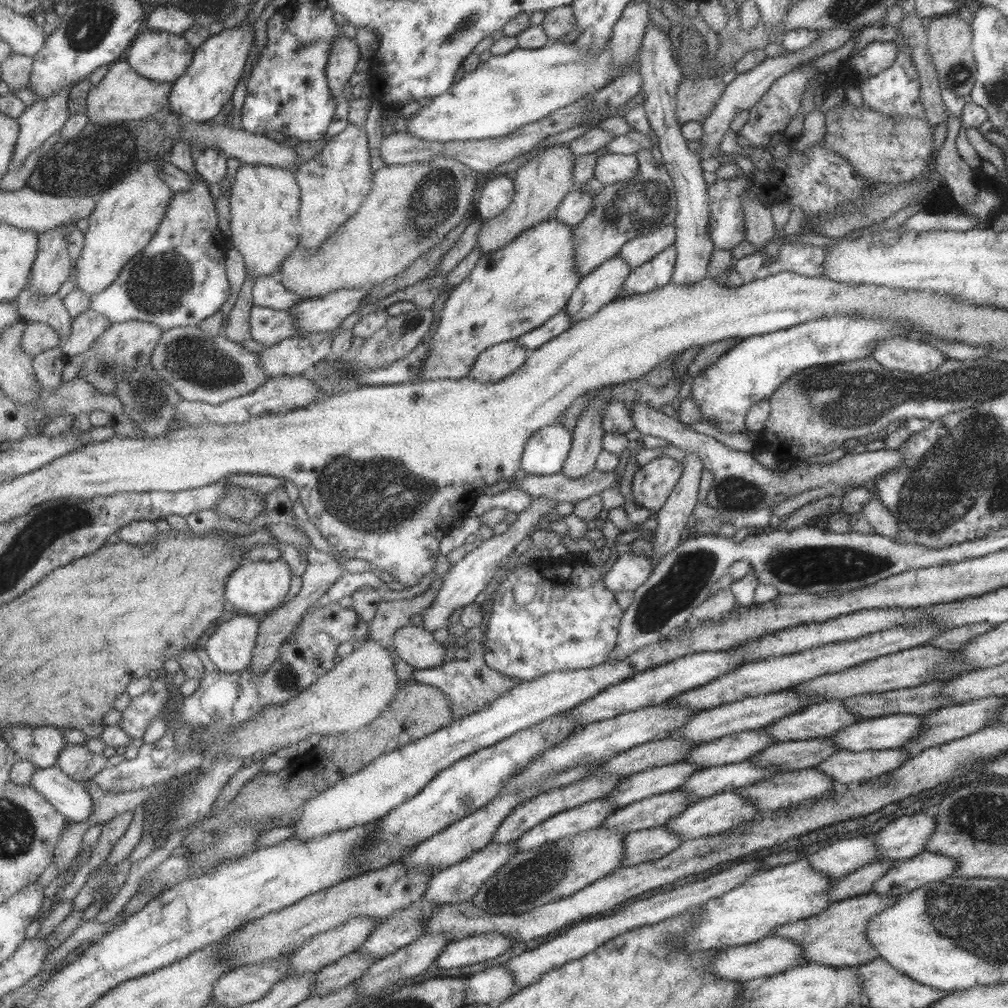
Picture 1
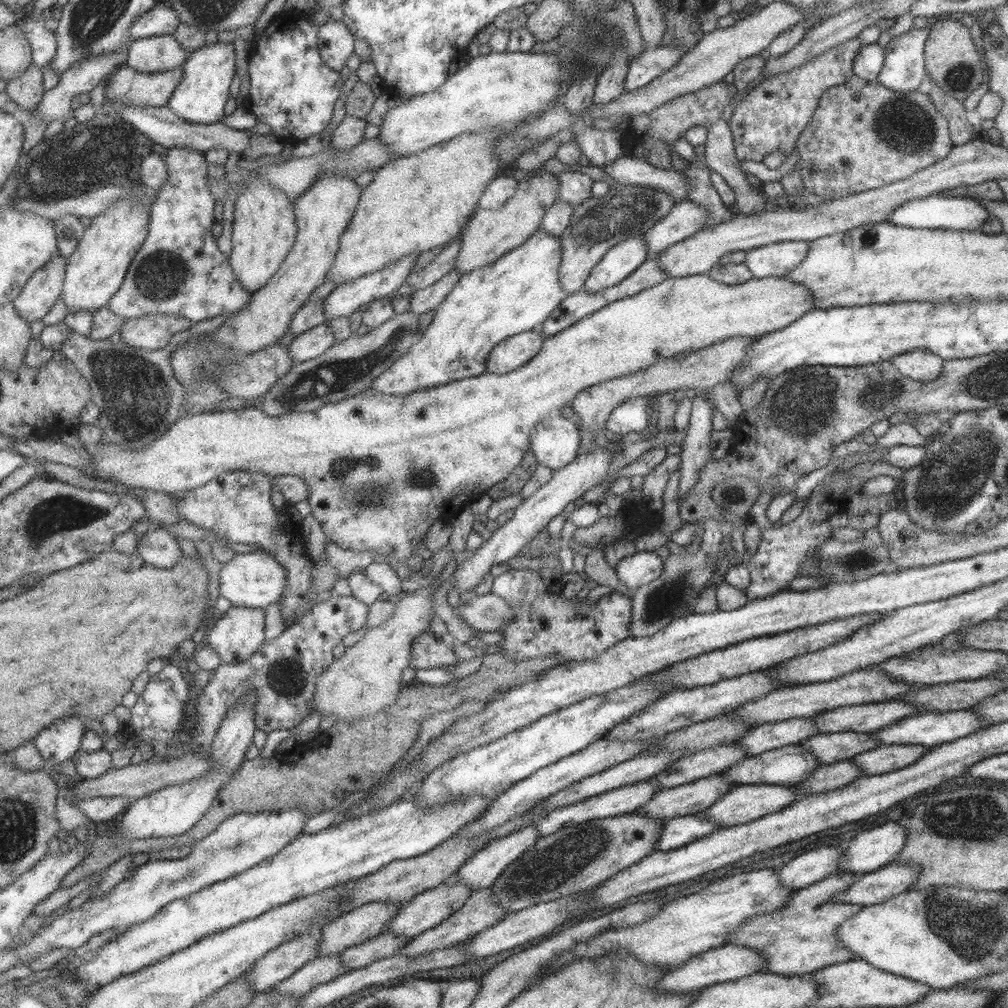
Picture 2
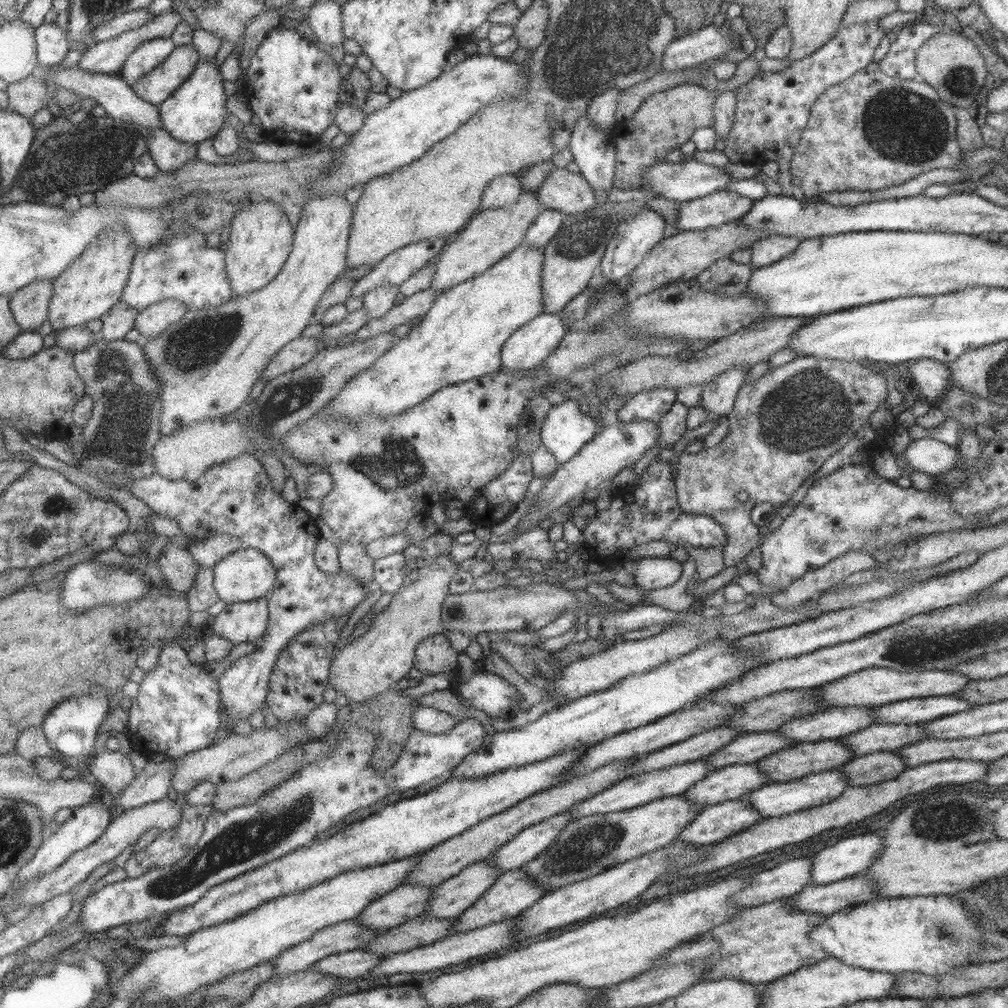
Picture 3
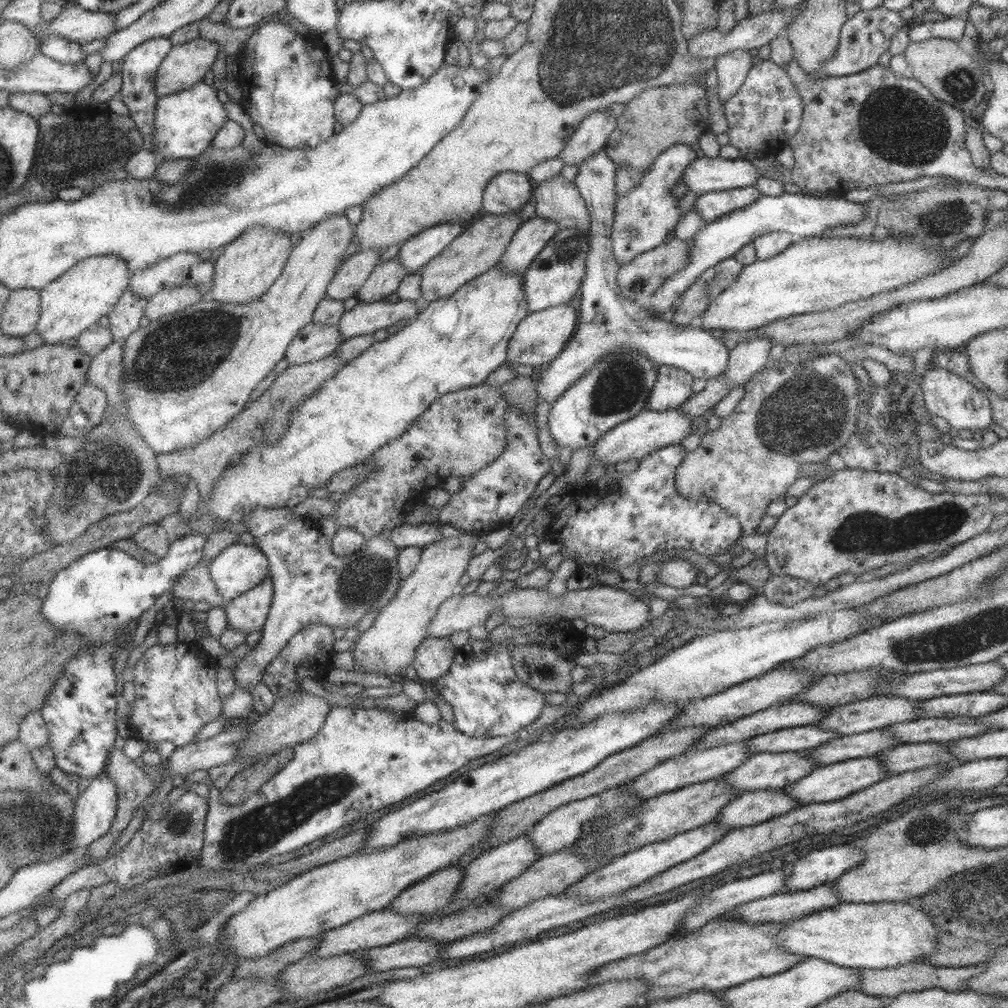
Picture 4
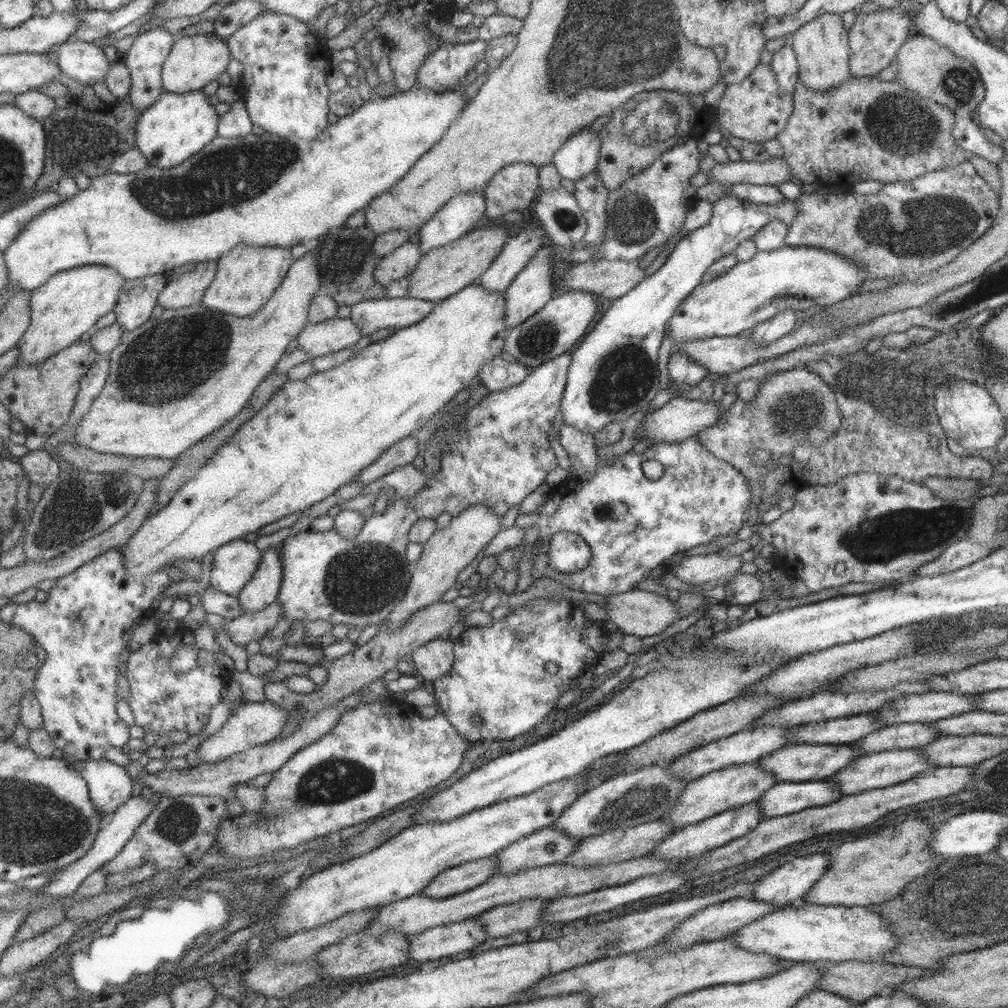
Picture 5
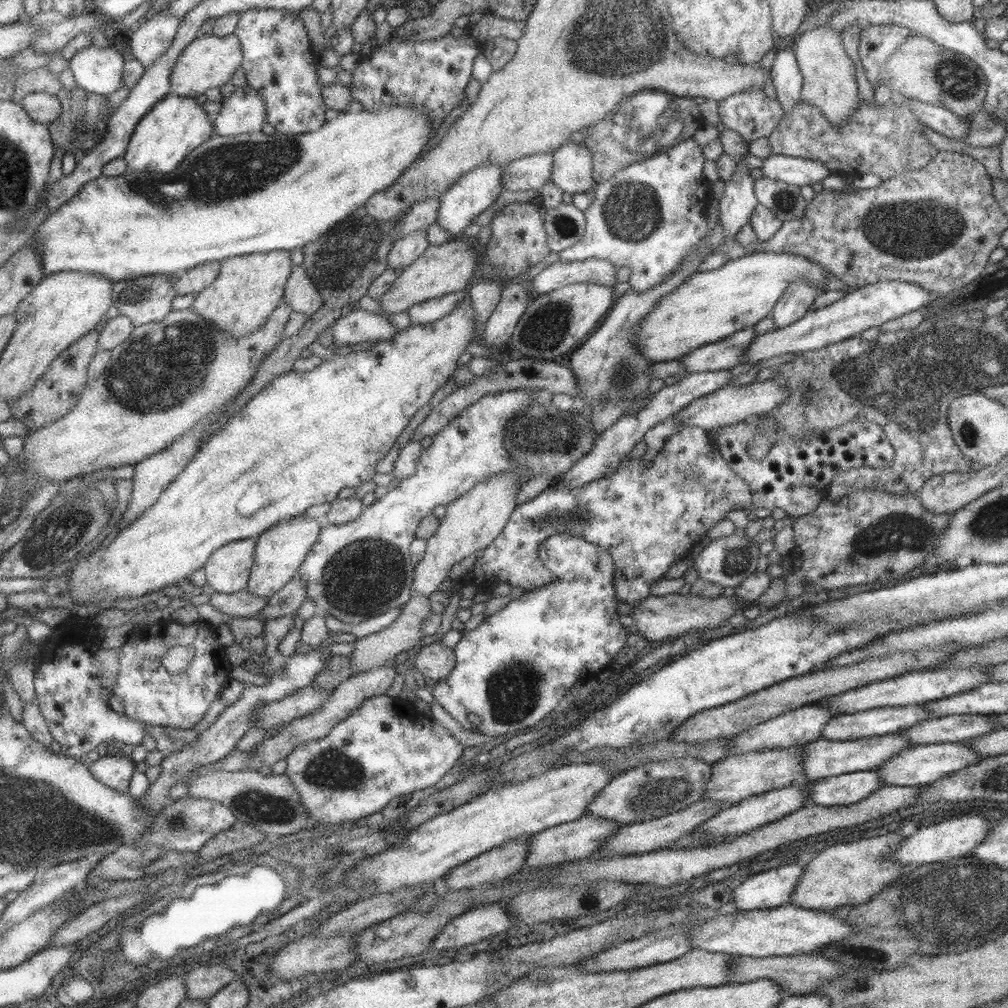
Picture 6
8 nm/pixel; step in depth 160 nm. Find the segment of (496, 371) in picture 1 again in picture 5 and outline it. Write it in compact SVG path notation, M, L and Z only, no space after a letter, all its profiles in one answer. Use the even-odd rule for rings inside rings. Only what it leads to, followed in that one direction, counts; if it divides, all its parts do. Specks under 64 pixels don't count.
M571 290L555 295L543 305L543 308L506 333L505 352L509 353L517 363L528 368L537 367L565 352L571 353L579 343L579 338L587 332L589 322L598 312L595 298L591 295L592 293L587 291Z

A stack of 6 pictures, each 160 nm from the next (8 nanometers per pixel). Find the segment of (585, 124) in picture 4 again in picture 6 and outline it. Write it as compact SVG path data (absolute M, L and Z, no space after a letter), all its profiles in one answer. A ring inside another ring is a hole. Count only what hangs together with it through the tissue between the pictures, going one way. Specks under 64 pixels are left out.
M583 142L560 145L553 151L551 178L555 186L562 192L574 195L585 192L595 184L592 179L593 161L583 146Z

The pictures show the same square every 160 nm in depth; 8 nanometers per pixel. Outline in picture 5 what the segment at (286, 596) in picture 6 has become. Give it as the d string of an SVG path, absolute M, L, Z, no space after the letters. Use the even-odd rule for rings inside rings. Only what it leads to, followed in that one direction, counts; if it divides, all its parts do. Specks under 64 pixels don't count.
M276 599L261 612L245 612L228 622L225 627L227 635L239 646L245 646L251 640L259 641L281 620L281 611Z

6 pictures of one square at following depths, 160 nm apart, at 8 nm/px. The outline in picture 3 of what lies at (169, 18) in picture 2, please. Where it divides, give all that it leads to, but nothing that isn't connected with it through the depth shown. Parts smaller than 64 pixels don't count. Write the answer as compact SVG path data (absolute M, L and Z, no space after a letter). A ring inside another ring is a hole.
M147 8L135 10L123 15L115 16L114 20L107 24L100 24L94 32L94 42L111 40L129 32L145 26L145 24L155 19L155 14L151 14Z

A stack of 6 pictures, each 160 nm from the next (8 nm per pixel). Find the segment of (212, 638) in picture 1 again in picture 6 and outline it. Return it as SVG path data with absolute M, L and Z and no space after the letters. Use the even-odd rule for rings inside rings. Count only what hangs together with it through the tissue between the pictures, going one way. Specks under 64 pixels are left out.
M293 515L280 520L273 527L269 527L259 536L256 546L256 561L252 568L248 590L255 596L268 598L285 586L299 571L310 548L317 542L323 521L320 519Z

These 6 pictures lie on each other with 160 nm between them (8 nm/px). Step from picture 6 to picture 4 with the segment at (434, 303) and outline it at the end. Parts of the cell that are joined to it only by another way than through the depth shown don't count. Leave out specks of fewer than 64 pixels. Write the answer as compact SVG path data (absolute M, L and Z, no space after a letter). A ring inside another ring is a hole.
M401 299L395 303L359 301L350 310L344 311L336 327L344 339L365 333L373 334L375 330L387 328L399 320L413 319L422 308L417 301Z

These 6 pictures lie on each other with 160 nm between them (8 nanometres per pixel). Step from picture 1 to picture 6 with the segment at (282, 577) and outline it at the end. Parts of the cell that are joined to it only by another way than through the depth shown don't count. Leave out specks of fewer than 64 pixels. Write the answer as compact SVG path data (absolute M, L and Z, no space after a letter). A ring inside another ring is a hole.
M258 537L235 541L211 555L205 566L205 576L215 592L229 594L248 588L258 541Z

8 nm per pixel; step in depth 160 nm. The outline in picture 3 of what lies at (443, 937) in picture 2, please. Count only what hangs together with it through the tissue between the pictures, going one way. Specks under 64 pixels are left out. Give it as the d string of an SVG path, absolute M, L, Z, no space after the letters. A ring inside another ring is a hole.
M514 869L505 872L479 896L479 900L475 900L471 904L471 908L467 908L465 912L457 917L457 922L452 926L452 930L453 932L467 932L477 927L513 919L527 908L531 908L541 898L541 895L544 895L547 891L549 890L546 886L540 886L535 881L531 881L521 870Z

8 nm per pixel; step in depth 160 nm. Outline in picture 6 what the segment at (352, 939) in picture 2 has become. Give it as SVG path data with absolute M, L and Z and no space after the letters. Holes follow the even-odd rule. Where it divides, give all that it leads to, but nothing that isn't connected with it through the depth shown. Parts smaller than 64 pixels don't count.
M533 835L503 842L491 851L480 854L465 864L455 866L442 878L445 886L451 890L479 889L484 885L495 884L515 876L517 872L525 869L525 856L531 838Z

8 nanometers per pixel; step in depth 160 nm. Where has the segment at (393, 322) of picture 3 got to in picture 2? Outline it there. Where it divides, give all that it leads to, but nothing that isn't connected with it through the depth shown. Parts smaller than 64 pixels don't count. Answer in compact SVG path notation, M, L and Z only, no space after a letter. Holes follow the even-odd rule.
M449 271L444 274L437 282L433 282L429 286L423 287L415 292L409 298L409 312L415 314L423 314L443 302L447 293L455 286L459 280L460 274L457 271Z

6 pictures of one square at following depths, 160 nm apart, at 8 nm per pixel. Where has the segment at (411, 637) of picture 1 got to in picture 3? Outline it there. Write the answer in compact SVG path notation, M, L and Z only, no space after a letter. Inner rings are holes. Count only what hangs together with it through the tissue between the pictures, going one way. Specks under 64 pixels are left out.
M443 635L424 638L415 647L413 667L423 674L434 675L440 672L456 671L458 652L451 647Z

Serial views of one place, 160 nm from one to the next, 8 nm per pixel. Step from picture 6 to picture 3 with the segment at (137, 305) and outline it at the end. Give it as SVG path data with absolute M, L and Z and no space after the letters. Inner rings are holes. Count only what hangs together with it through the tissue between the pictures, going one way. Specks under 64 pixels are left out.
M121 300L109 312L102 316L103 328L101 338L106 341L116 341L125 338L129 330L136 328L138 310L129 308Z

